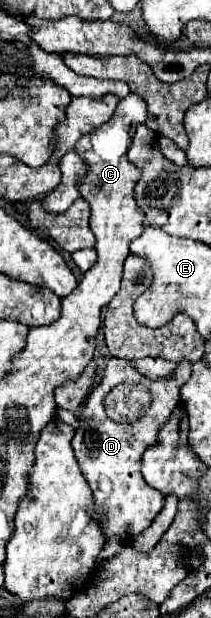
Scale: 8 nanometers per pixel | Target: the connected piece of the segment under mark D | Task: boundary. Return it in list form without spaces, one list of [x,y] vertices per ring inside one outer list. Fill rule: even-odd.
[[[108,358],[102,382],[88,396],[88,400],[84,404],[84,410],[80,414],[80,428],[74,434],[72,448],[74,448],[74,454],[76,454],[78,464],[82,468],[82,474],[88,480],[92,492],[94,492],[94,506],[92,506],[94,512],[92,512],[92,516],[98,518],[100,510],[104,510],[106,516],[108,516],[106,522],[100,522],[106,538],[110,538],[114,534],[124,538],[124,540],[130,540],[130,538],[138,536],[142,530],[146,530],[152,524],[156,514],[164,508],[164,494],[160,494],[158,490],[150,488],[144,482],[142,472],[140,472],[140,462],[142,462],[144,450],[158,444],[158,432],[168,422],[174,408],[178,406],[180,386],[188,382],[190,374],[192,374],[192,364],[178,362],[178,372],[172,378],[150,380],[150,378],[144,378],[142,374],[136,374],[136,370],[132,370],[132,362],[124,362],[120,358]],[[112,392],[118,394],[118,400],[114,404],[106,404],[106,396],[110,396]]]

